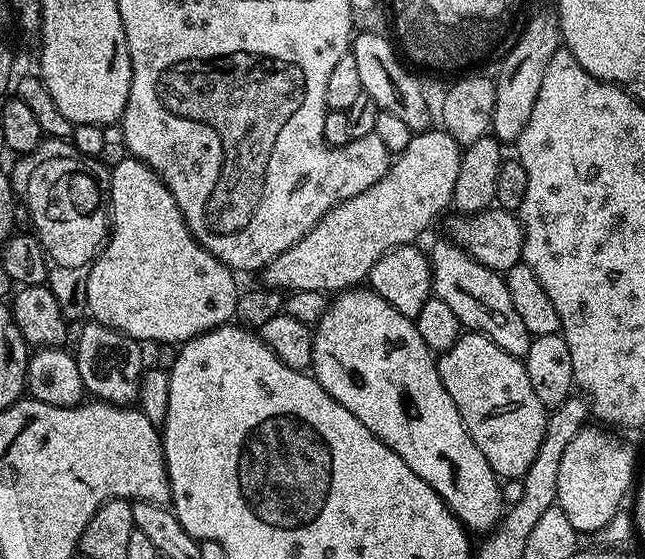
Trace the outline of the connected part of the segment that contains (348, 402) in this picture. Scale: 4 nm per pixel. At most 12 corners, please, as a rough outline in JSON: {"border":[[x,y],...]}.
{"border":[[367,286],[310,372],[469,533],[506,511],[415,319]]}

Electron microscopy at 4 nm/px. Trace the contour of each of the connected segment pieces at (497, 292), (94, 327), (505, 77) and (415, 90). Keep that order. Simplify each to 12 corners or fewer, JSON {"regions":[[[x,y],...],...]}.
{"regions":[[[451,242],[430,248],[432,290],[467,331],[523,358],[501,273]],[[88,322],[74,347],[85,393],[135,405],[141,341]],[[555,11],[529,18],[494,72],[490,132],[519,140],[561,48]],[[357,31],[350,55],[364,92],[413,133],[429,124],[424,88],[397,45]]]}

